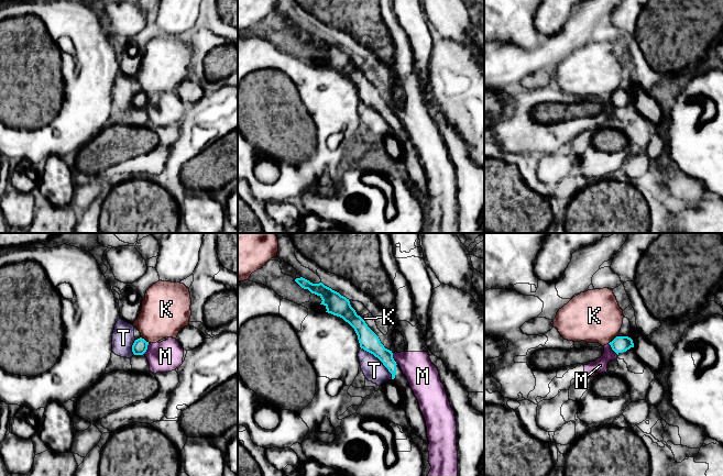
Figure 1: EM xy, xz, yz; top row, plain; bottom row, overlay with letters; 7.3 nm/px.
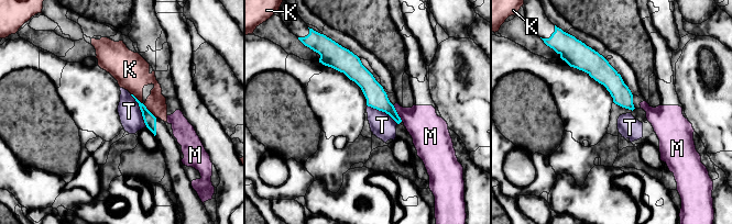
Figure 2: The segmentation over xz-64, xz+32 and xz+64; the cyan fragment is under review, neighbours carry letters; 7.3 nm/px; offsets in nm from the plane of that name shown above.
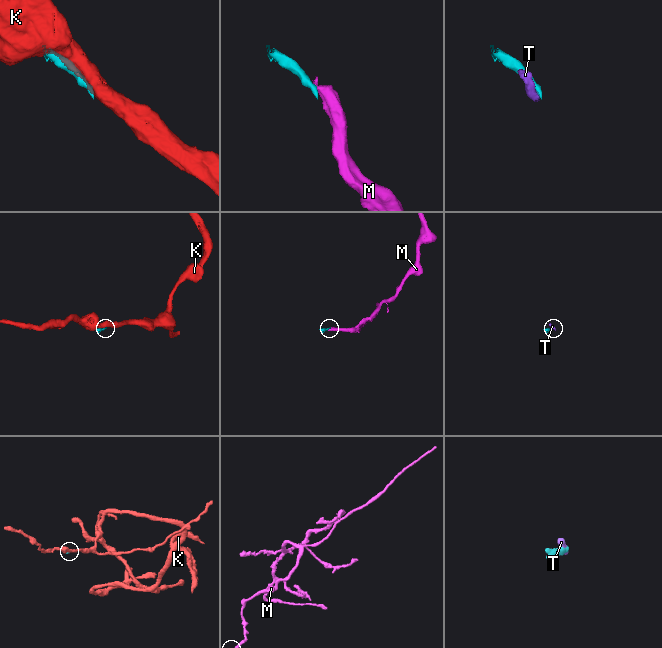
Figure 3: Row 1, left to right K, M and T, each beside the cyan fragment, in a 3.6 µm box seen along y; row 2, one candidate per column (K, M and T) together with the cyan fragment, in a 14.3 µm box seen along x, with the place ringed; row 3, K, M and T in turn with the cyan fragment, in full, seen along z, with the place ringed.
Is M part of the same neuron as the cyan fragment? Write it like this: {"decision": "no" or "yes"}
{"decision": "no"}

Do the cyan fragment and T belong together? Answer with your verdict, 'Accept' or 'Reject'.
Reject

